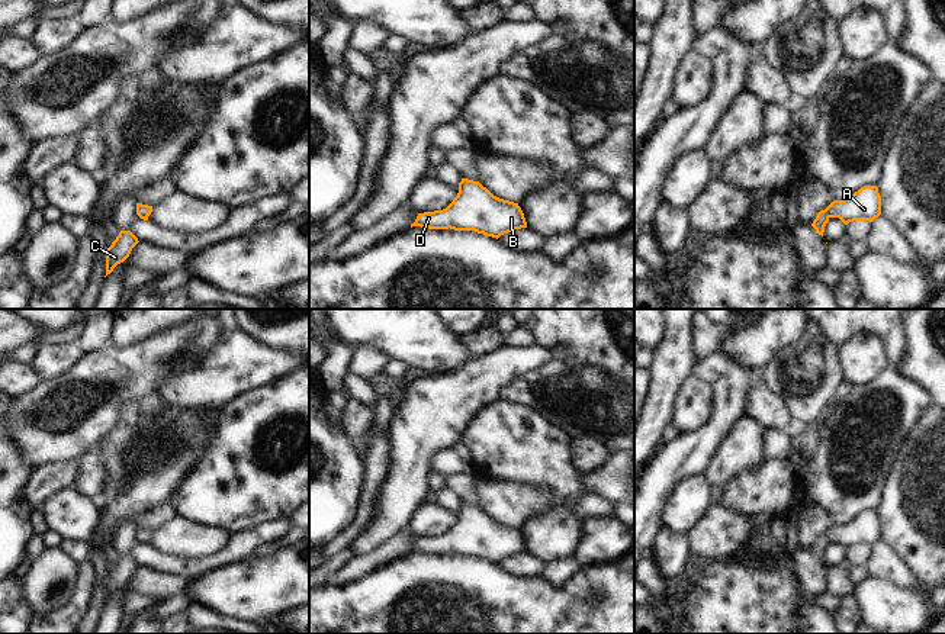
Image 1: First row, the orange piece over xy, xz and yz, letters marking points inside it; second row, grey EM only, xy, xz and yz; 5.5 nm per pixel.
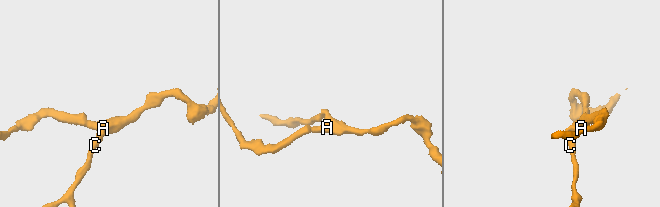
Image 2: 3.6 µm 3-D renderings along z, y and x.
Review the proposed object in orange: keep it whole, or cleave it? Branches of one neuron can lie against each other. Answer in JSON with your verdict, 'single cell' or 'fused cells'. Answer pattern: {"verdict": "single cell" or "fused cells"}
{"verdict": "single cell"}

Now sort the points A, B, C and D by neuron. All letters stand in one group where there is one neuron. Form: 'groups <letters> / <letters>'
groups A B C D

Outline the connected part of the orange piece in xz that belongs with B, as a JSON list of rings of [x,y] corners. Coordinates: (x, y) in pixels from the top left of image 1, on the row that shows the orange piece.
[[[462,178],[457,196],[446,209],[418,213],[412,226],[475,231],[498,239],[527,228],[527,222],[518,203],[494,196],[479,181]]]

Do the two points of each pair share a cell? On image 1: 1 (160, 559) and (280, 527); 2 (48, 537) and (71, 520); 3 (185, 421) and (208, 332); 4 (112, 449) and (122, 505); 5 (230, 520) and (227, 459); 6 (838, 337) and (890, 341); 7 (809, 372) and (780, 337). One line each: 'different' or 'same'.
1: same
2: different
3: different
4: same
5: same
6: same
7: different

